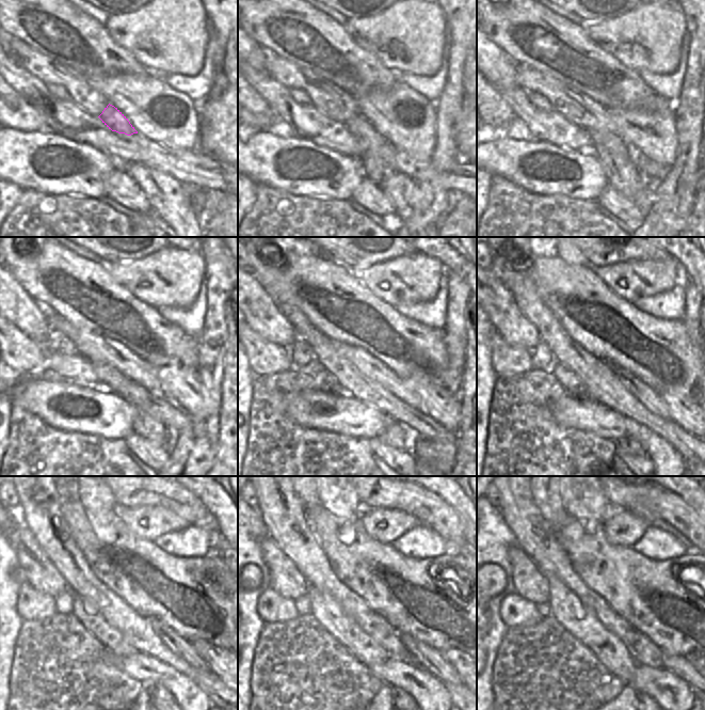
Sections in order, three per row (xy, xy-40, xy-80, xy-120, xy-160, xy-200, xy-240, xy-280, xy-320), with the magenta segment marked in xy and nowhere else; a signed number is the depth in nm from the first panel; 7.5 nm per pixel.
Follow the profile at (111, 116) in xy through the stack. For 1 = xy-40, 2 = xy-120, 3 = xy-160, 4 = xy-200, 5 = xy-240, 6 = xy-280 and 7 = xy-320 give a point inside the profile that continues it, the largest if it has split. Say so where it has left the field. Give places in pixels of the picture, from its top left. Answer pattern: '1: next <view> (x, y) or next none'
1: next xy-40 (375, 158)
2: next xy-120 (145, 424)
3: next xy-160 (393, 435)
4: next xy-200 (627, 444)
5: next xy-240 (157, 693)
6: next xy-280 (398, 693)
7: next xy-320 (638, 693)

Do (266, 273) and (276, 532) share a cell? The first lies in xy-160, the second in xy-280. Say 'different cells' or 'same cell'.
different cells

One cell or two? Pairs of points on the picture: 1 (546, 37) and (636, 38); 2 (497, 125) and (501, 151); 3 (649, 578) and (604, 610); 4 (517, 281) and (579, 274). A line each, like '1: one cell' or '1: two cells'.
1: two cells
2: two cells
3: two cells
4: one cell

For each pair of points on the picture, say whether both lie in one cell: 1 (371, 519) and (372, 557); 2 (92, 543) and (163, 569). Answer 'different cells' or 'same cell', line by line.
1: different cells
2: same cell

